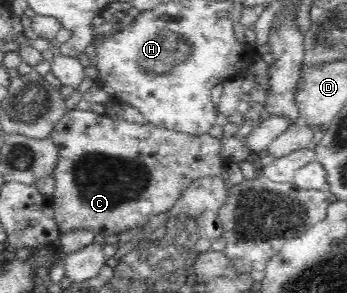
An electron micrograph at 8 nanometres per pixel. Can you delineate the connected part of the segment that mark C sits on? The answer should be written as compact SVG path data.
M91 109L68 111L58 120L50 135L59 154L53 173L56 182L53 198L56 223L61 232L87 228L95 234L119 235L128 228L140 228L151 217L171 210L182 198L182 192L196 180L224 176L231 168L221 155L222 138L209 133L196 136L176 132L148 122L134 123L122 116L113 119L106 113L94 113Z

